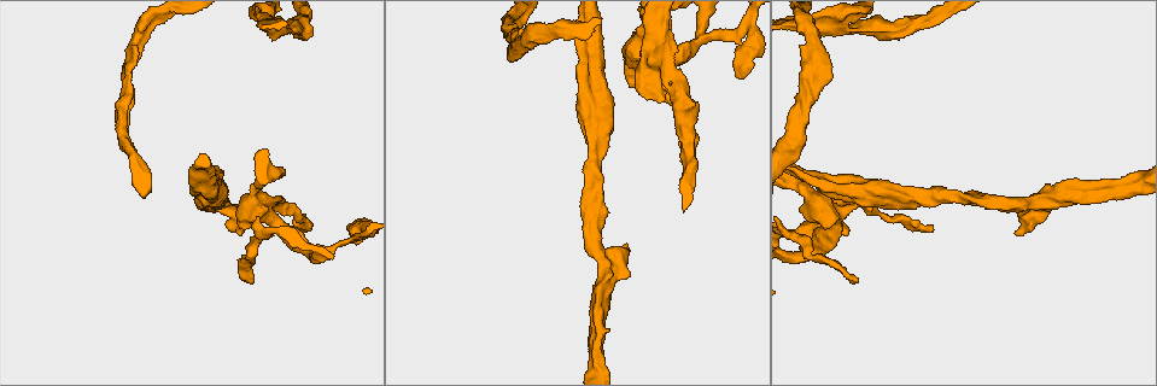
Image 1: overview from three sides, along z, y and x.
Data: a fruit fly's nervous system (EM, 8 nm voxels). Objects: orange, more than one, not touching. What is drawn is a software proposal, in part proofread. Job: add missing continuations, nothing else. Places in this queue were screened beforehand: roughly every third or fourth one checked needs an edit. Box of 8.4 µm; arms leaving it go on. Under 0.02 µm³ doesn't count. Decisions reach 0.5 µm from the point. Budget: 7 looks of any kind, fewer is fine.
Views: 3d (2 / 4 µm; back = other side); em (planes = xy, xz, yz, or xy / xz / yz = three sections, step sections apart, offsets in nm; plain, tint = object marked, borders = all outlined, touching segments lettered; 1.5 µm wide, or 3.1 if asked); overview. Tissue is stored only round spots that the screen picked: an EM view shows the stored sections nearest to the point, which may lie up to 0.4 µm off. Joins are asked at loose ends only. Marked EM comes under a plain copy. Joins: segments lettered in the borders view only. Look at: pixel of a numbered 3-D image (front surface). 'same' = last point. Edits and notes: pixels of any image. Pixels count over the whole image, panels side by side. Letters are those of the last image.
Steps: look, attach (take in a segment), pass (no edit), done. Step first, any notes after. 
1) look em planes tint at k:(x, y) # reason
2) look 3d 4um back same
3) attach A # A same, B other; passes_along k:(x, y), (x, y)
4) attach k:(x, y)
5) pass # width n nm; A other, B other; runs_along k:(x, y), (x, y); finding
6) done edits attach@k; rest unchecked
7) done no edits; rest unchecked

look 3d 2um back at 1:(130, 81) # branch stops here

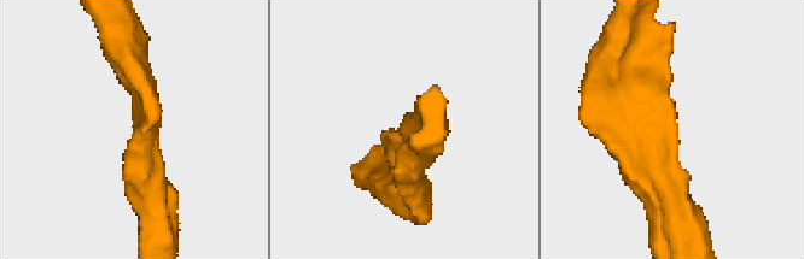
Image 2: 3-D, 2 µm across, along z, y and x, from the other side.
look em planes borders at 2:(409, 126) # arm_widths 240, 260 nm; shape alone is not enough

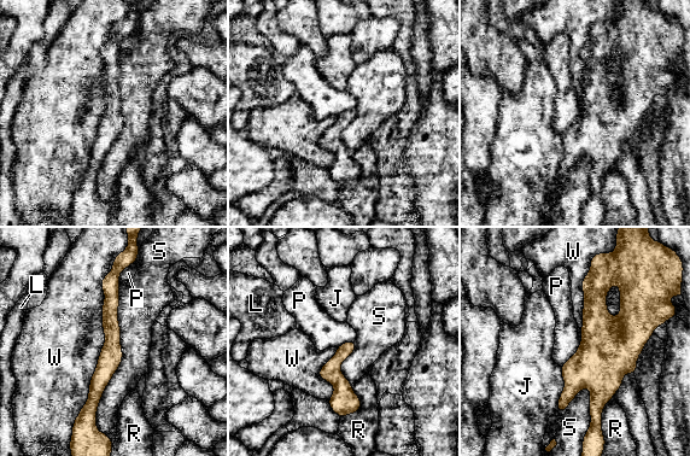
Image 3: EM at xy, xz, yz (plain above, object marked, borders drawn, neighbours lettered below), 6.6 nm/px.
pass # J other, L other, P other, R other, S other, W other; border 3:(579, 328), (579, 348), (561, 367); no lettered segment goes on from it

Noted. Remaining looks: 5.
look em xz step 8 borders at 1:(850, 230) # an open end

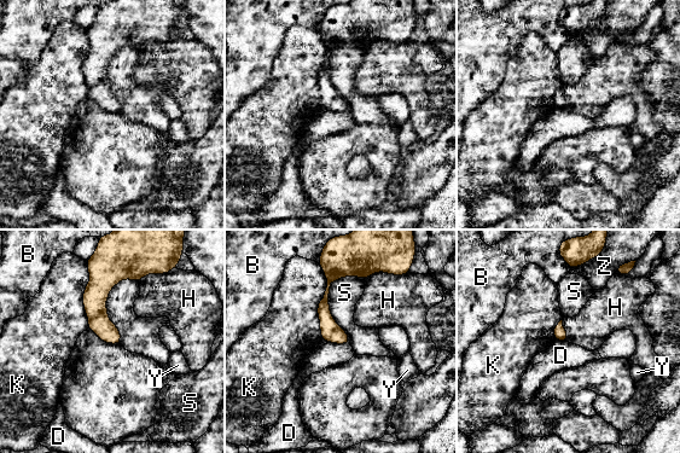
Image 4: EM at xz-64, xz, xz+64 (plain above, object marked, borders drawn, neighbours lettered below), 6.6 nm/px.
look em planes borders same # cut it another way

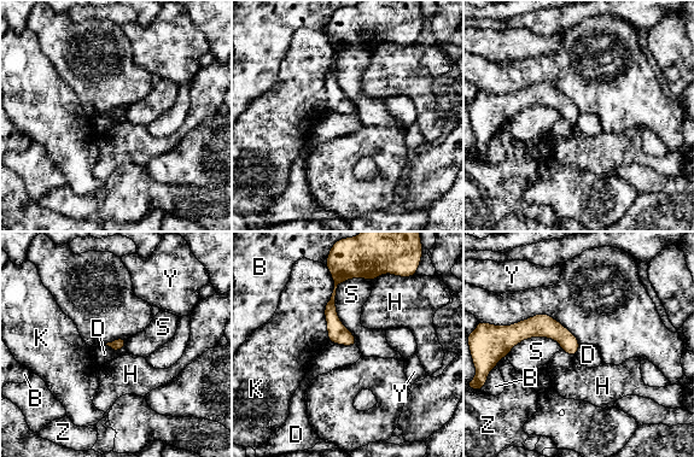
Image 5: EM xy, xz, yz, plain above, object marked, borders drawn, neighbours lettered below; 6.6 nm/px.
pass # longest_contact K 440 nm; B other, D other, H other, K other, S other, Y other, Z other; none of them fits

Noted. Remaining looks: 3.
look 3d 4um at 1:(624, 251) # free end

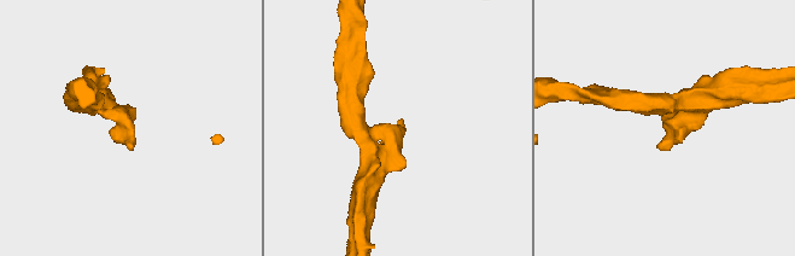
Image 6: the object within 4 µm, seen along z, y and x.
look em planes borders at 6:(401, 130) # now the EM

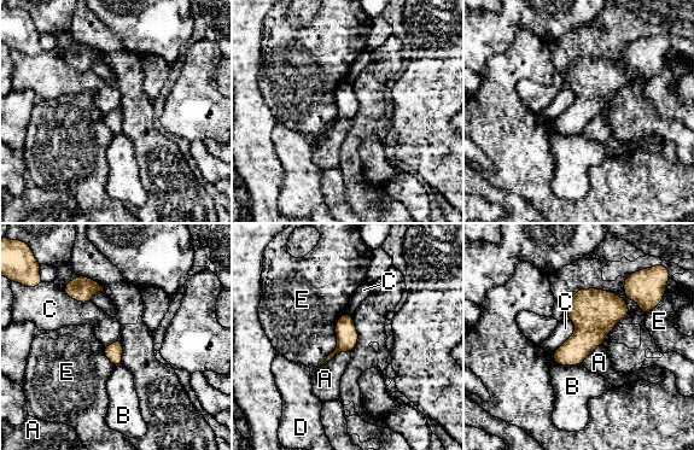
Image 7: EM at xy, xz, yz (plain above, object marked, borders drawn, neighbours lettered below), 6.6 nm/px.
pass # longest_contact E 360 nm; A other, B other, C other, D other, E other; none of them fits

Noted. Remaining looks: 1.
done no edits; rest unchecked

